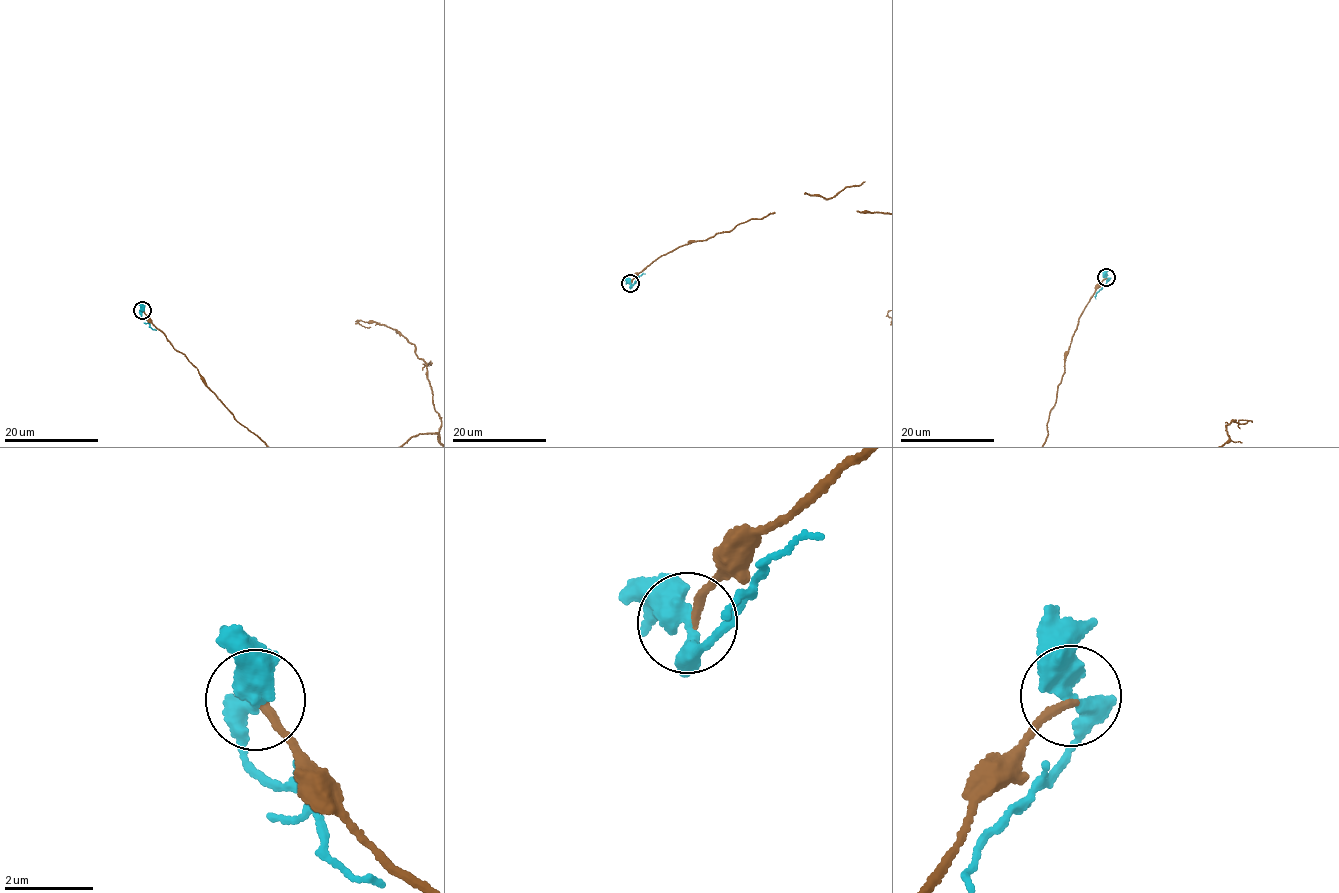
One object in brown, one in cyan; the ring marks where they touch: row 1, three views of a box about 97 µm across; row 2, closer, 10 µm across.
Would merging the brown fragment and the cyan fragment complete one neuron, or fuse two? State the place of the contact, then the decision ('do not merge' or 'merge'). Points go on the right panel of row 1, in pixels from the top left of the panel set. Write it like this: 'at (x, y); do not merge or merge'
at (1106, 277); do not merge

